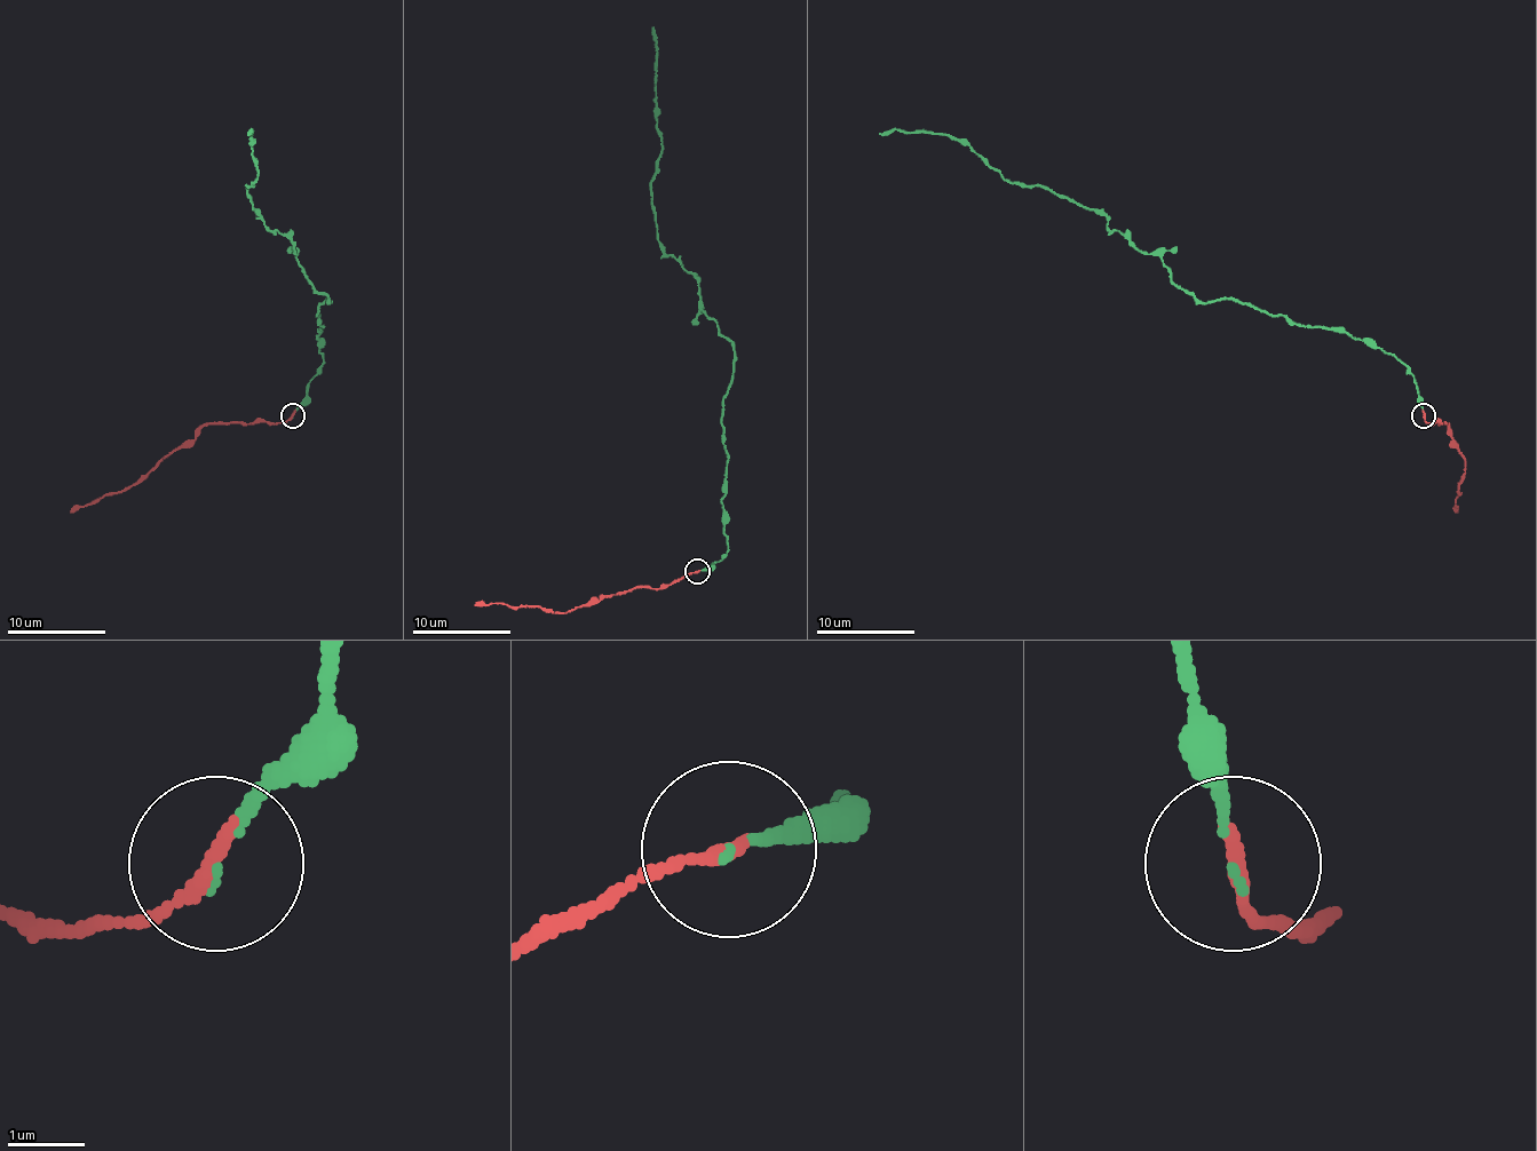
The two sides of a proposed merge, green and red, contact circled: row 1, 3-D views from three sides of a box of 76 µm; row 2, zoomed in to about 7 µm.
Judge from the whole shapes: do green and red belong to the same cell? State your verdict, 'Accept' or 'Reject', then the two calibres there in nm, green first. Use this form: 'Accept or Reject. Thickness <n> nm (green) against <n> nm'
Accept. Thickness 90 nm (green) against 200 nm

